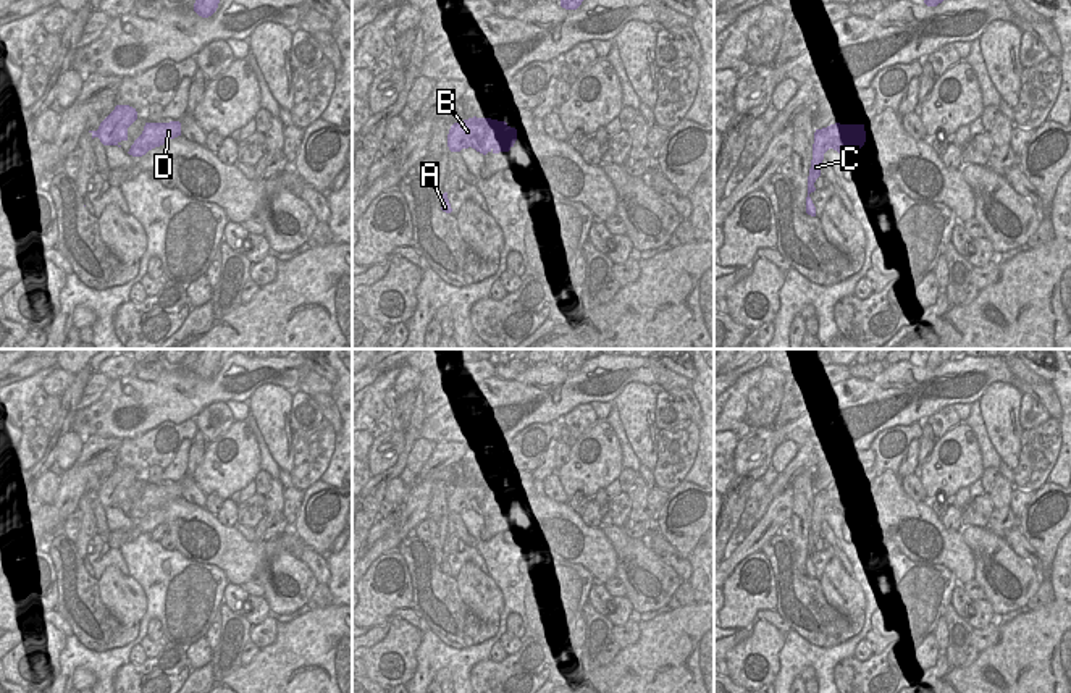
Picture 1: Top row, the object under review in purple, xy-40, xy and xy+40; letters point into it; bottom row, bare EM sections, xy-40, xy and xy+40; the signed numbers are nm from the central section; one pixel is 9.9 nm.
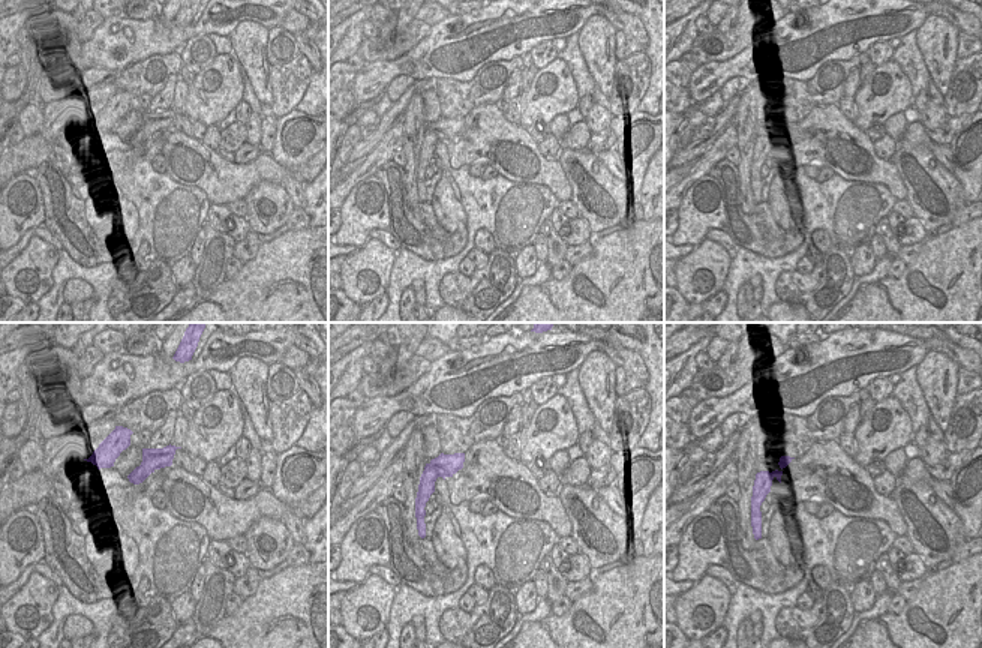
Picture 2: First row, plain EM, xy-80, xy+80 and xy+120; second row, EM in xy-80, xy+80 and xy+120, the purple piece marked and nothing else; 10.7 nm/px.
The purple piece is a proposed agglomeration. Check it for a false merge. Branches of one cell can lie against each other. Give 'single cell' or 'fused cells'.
fused cells

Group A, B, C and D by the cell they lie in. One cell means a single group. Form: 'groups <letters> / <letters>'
groups A B C / D

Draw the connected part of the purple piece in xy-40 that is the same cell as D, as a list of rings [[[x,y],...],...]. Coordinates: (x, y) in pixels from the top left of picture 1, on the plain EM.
[[[145,485],[141,501],[131,507],[129,517],[142,519],[149,512],[163,507],[170,501],[181,498],[181,485]]]

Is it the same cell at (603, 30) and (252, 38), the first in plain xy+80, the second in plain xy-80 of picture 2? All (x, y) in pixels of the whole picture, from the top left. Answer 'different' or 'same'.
same

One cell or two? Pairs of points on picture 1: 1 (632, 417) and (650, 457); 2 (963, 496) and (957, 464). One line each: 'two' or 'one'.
1: one
2: two

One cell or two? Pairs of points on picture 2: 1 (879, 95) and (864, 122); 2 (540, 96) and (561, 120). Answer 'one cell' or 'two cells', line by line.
1: one cell
2: two cells

